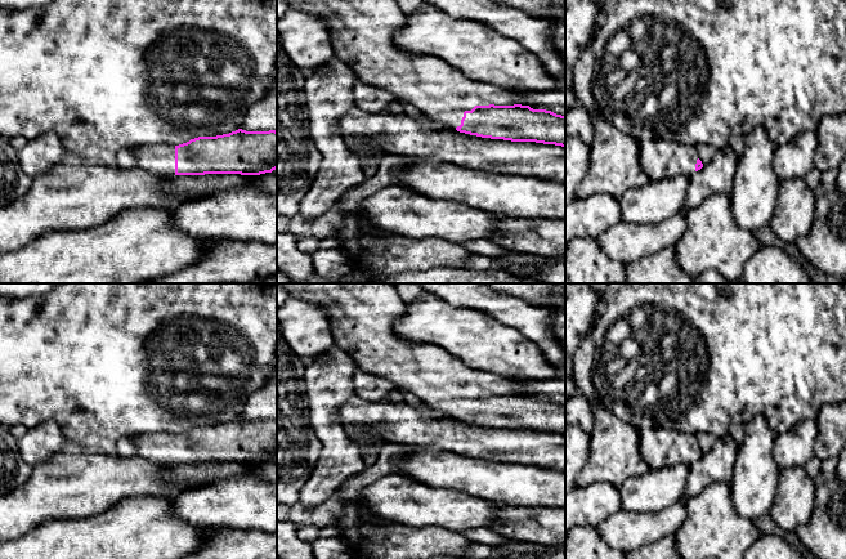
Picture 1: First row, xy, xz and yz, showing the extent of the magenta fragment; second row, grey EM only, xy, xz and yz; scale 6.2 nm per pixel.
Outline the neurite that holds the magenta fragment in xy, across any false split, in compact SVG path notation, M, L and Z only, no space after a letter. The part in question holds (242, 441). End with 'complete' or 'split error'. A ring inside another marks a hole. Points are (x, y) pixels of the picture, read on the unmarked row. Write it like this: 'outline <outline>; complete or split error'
outline M238 417L187 431L134 434L136 455L156 464L241 462L260 464L277 457L277 420Z; split error

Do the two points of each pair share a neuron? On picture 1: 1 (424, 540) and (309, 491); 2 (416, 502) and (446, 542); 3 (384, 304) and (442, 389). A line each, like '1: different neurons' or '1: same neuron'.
1: different neurons
2: different neurons
3: same neuron

